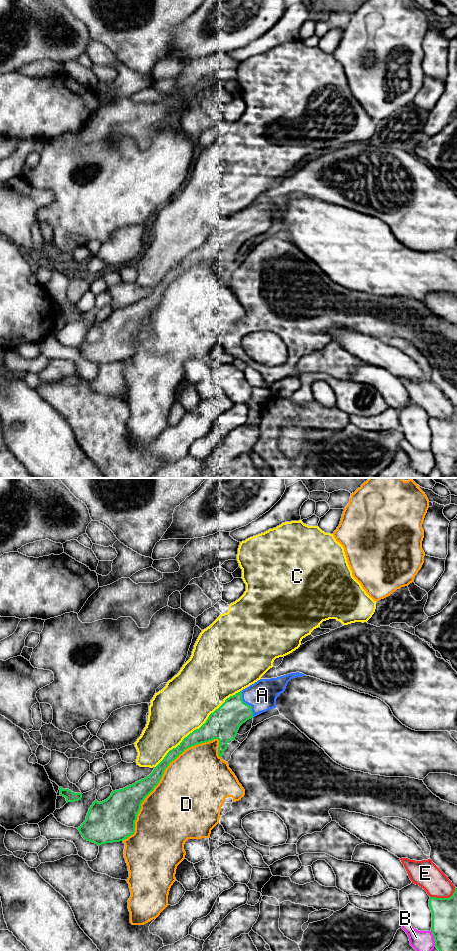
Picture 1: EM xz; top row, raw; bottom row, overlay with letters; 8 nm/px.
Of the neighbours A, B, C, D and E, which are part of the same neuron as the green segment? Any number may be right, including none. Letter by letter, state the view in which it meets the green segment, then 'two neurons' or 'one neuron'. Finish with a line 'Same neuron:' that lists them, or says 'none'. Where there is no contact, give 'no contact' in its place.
A: xz | one neuron
B: xz | two neurons
C: xz | two neurons
D: xz | two neurons
E: xz | two neurons
Same neuron: A

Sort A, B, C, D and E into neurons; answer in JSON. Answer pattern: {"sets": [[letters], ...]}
{"sets": [["A"], ["B"], ["C"], ["D"], ["E"]]}

